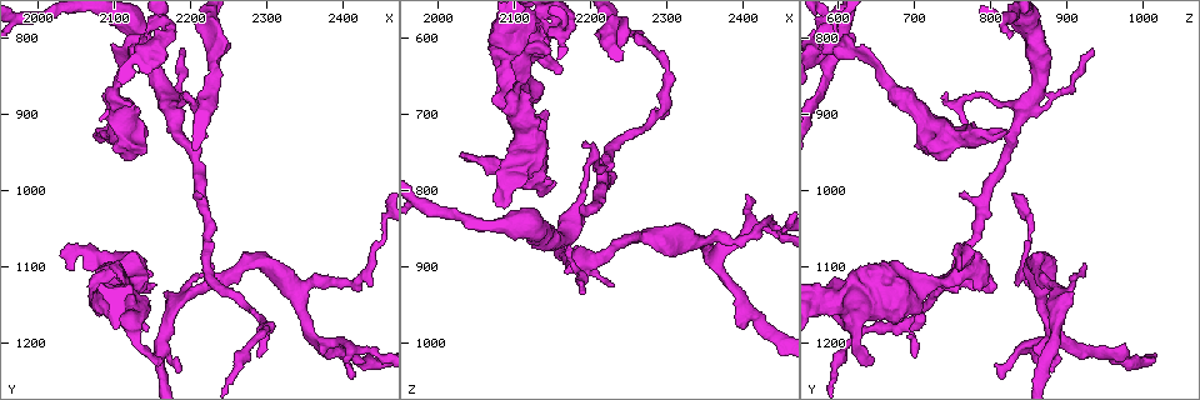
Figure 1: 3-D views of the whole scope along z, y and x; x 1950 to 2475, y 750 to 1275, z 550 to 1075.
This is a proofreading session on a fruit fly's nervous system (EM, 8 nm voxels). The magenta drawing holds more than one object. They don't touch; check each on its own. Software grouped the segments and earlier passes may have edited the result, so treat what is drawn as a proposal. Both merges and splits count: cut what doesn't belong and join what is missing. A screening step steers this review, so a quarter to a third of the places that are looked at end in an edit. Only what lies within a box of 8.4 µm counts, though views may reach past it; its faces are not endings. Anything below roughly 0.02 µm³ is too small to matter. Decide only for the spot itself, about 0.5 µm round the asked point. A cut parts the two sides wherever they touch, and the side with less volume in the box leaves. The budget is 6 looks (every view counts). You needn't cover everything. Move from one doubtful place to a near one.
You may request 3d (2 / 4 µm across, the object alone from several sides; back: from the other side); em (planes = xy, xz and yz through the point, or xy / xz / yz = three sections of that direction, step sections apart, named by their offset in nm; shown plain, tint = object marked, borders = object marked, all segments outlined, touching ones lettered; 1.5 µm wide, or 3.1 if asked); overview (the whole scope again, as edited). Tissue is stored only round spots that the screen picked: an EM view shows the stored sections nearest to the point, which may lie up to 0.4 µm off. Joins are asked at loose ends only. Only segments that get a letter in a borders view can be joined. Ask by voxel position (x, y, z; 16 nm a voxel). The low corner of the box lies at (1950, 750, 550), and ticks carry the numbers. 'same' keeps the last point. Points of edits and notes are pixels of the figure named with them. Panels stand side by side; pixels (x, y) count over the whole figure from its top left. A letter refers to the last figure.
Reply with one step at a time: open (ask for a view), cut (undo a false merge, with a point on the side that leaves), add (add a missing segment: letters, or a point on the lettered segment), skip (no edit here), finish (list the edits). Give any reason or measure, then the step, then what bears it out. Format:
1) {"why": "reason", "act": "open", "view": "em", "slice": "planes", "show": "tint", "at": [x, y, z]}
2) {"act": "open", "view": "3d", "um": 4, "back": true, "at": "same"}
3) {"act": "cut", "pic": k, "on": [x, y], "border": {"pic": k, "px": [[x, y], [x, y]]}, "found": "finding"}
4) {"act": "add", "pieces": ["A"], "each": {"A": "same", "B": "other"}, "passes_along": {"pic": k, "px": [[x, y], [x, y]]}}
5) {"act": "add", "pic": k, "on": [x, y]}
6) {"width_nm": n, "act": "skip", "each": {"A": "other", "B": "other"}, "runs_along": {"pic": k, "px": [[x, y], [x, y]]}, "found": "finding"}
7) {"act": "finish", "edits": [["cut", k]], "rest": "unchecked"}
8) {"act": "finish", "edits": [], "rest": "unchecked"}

{"why": "branch stops here", "act": "open", "view": "em", "slice": "planes", "show": "borders", "at": [2225, 1095, 925]}

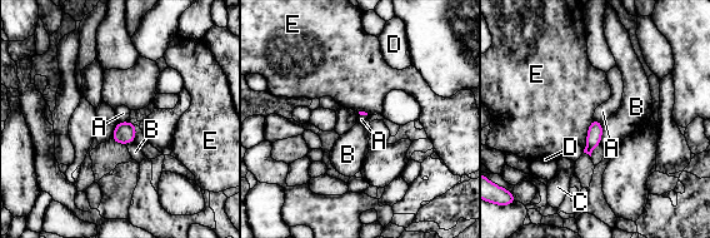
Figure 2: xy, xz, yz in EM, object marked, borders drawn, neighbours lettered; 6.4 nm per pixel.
{"act": "skip", "each": {"A": "other", "B": "other", "C": "other", "D": "other", "E": "other"}, "border": {"pic": 2, "px": [[593, 118], [601, 123]]}, "found": "none of them fits"}

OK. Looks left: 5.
{"why": "tapers out", "act": "open", "view": "3d", "um": 2, "at": [2190, 815, 930]}

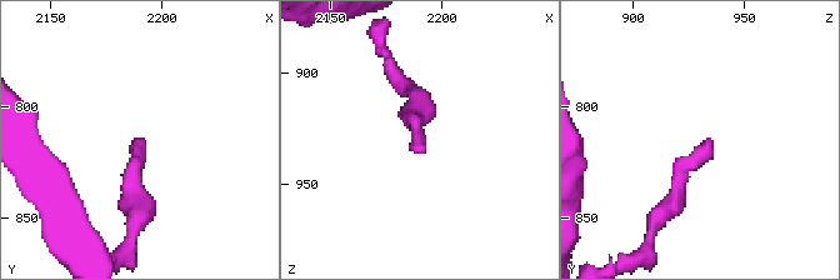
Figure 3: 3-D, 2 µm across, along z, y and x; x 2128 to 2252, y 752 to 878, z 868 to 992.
{"act": "open", "view": "em", "slice": "yz", "step": 4, "show": "tint", "at": [2191, 815, 932]}

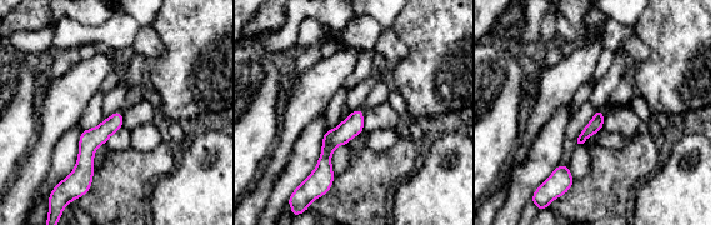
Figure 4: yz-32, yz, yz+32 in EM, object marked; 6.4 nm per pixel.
{"act": "open", "view": "em", "slice": "planes", "show": "borders", "at": "same"}

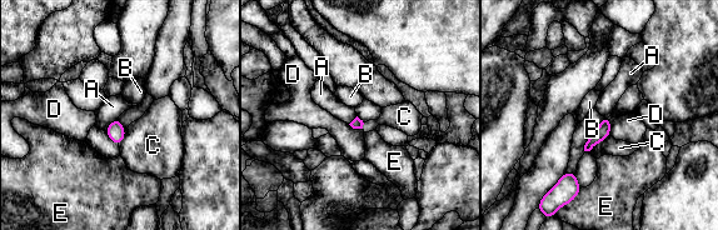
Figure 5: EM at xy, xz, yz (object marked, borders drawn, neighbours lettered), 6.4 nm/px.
{"longest_contact_nm": ["C", 170], "act": "skip", "each": {"A": "other", "B": "other", "C": "other", "D": "other", "E": "other"}, "found": "none of them fits"}

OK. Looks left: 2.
{"why": "tapers out", "act": "open", "view": "em", "slice": "planes", "show": "borders", "at": [2100, 805, 635]}

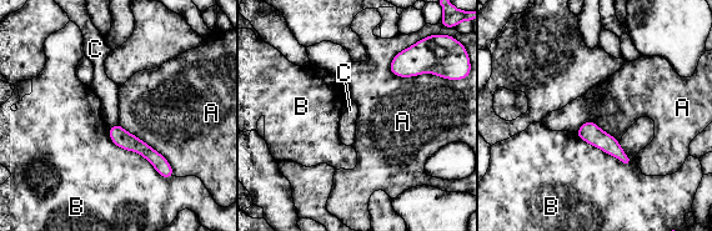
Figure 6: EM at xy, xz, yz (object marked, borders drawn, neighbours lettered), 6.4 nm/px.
{"longest_contact_nm": ["B", 550], "act": "skip", "each": {"A": "other", "B": "other", "C": "other"}, "found": "none of them fits"}

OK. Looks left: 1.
{"act": "finish", "edits": [], "rest": "unchecked"}

